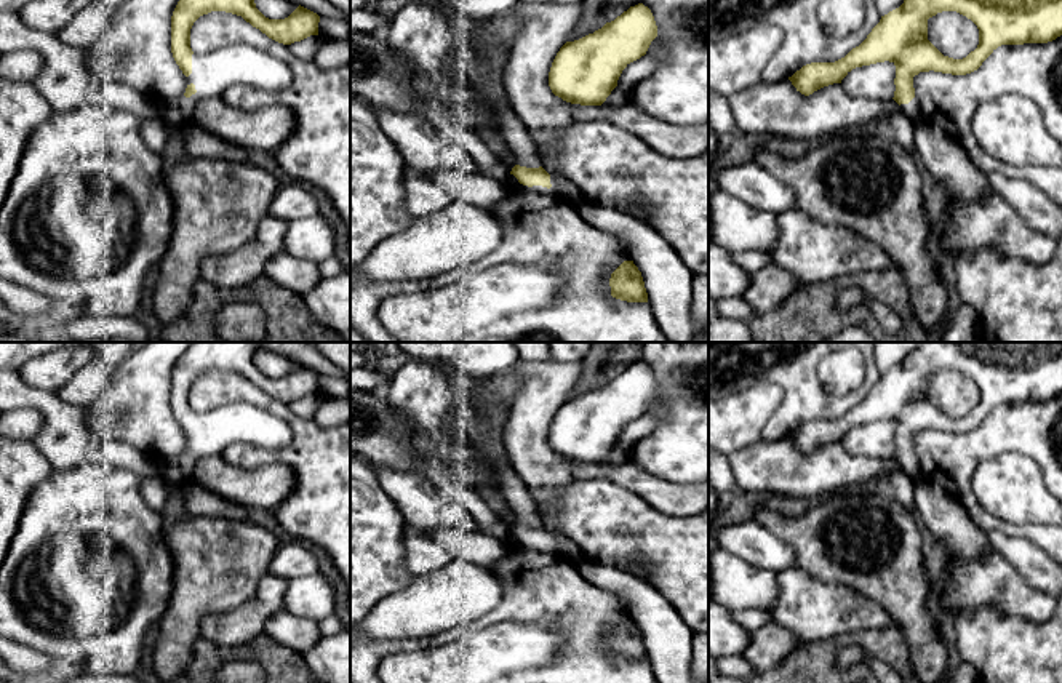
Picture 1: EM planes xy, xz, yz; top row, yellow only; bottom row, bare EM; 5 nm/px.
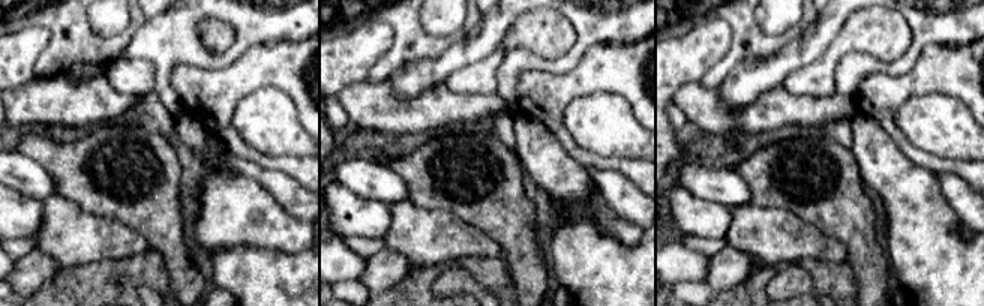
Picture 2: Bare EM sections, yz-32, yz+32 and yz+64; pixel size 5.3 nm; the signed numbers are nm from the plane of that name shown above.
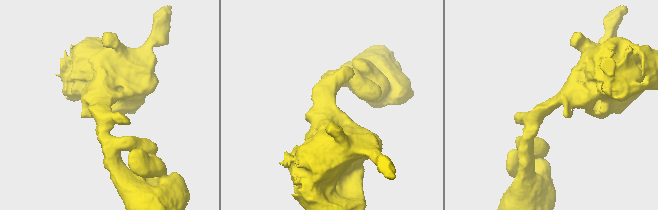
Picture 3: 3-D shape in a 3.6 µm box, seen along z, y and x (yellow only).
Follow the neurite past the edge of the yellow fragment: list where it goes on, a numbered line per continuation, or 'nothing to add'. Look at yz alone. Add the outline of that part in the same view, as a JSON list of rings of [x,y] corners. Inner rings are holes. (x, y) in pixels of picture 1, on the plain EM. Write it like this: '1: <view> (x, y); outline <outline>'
1: yz (912, 467); outline [[[916,454],[908,462],[900,462],[900,470],[912,480],[916,480],[920,475],[920,461]]]

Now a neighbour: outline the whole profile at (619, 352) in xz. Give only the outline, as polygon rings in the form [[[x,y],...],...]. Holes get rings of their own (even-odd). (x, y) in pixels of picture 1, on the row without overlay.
[[[611,342],[606,357],[606,366],[613,363],[635,365],[641,361],[641,350],[638,342]]]

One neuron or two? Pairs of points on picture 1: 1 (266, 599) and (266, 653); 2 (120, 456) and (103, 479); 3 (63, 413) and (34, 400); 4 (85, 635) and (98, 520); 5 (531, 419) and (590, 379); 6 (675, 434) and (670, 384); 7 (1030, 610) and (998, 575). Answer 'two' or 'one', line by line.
1: two
2: two
3: one
4: one
5: two
6: one
7: one

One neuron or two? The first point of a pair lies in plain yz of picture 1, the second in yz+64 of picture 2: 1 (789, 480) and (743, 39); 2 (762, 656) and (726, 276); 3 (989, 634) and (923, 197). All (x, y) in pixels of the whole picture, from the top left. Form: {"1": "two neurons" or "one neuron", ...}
{"1": "two neurons", "2": "one neuron", "3": "one neuron"}

